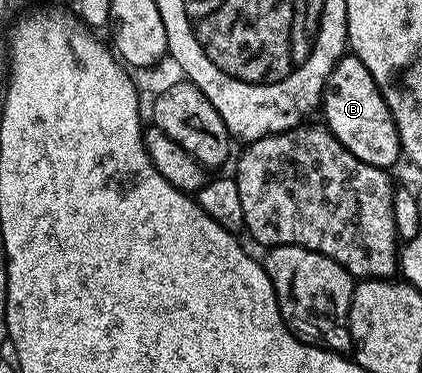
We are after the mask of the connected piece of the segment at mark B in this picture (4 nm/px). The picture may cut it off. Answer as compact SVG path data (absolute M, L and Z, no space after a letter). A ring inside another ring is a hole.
M355 55L341 57L334 67L324 89L323 113L323 124L336 136L338 143L358 155L362 163L391 170L392 164L401 160L400 136L390 115L390 107L386 107L386 99L382 99L382 91L378 83L374 83L374 75L366 71L366 63L359 61Z

